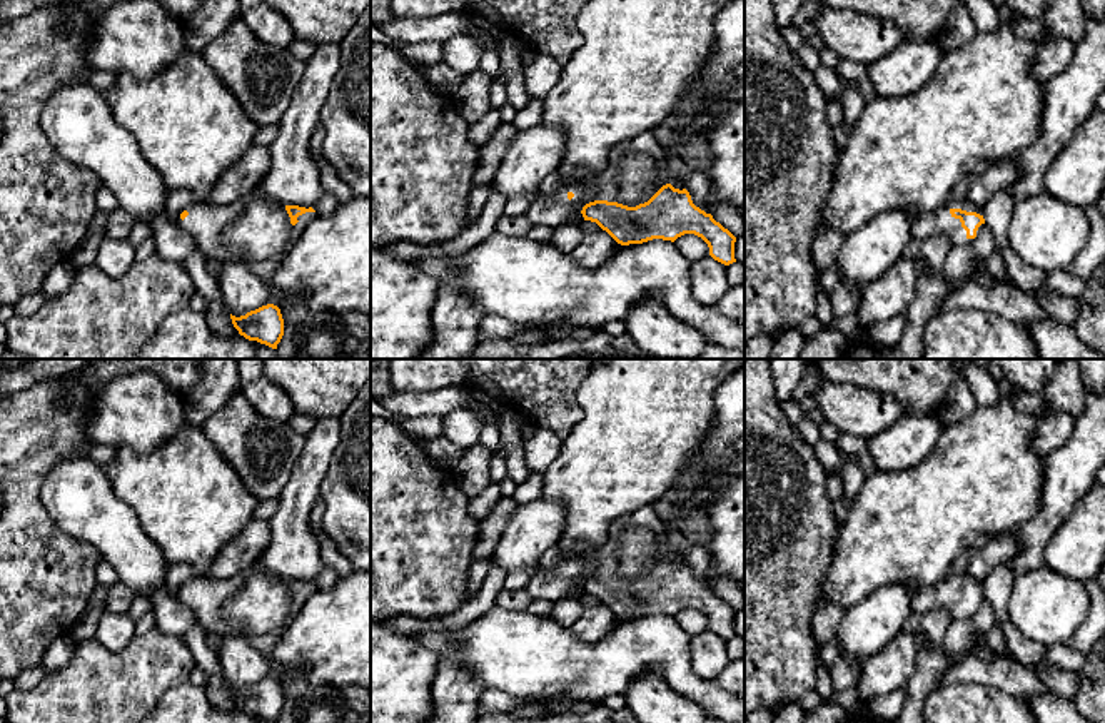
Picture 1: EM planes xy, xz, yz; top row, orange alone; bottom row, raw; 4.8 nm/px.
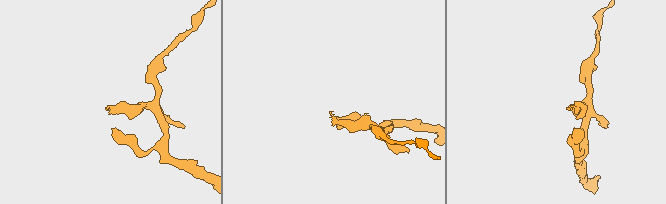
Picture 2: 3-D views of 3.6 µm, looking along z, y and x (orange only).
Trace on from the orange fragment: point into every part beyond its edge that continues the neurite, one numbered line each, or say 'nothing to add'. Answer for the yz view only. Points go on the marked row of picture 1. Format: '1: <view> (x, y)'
1: yz (938, 221)

